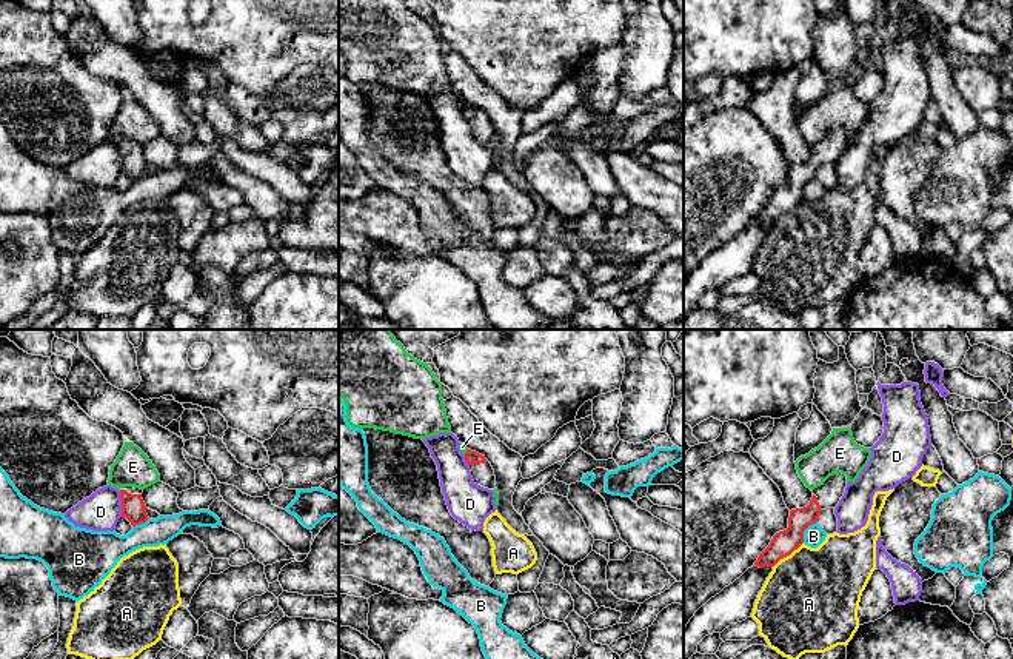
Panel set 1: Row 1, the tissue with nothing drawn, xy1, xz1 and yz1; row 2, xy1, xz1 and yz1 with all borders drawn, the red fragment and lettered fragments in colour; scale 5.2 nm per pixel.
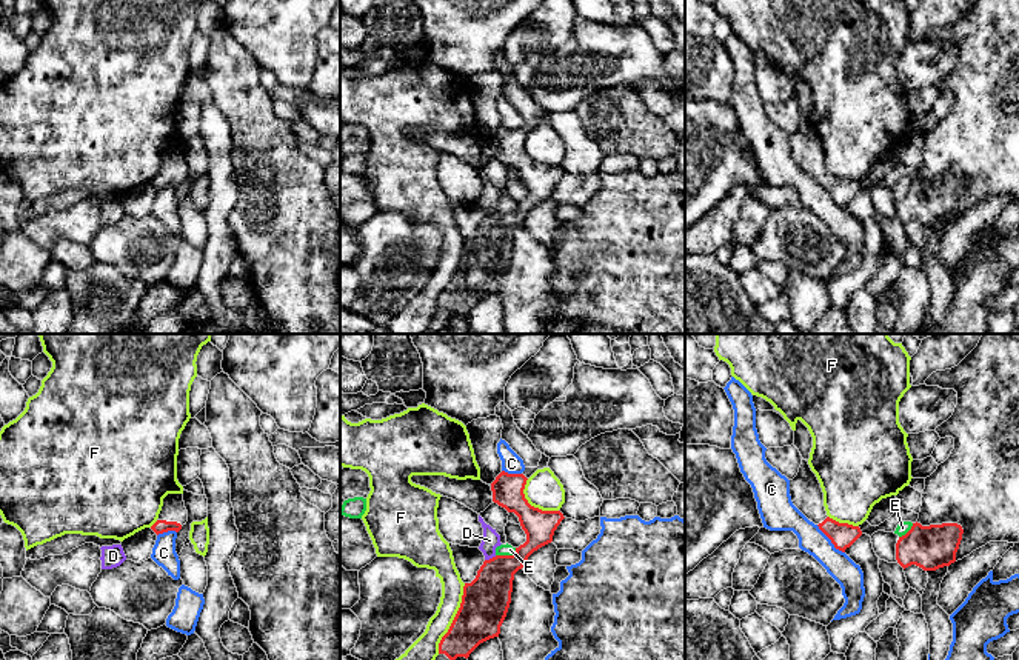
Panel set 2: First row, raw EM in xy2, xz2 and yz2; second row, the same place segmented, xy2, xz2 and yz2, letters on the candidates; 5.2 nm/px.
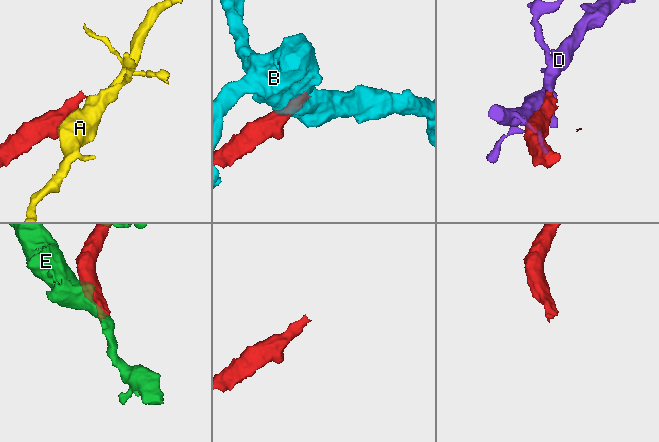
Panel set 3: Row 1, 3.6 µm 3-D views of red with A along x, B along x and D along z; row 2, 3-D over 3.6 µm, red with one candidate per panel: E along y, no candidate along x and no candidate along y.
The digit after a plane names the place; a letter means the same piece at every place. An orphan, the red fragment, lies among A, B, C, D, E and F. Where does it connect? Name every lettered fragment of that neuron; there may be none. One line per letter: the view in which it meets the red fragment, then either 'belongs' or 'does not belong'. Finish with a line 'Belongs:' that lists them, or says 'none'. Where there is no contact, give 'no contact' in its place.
A: meets red in yz1; does not belong
B: meets red in yz1; does not belong
C: meets red in yz2; does not belong
D: meets red in xy1; does not belong
E: meets red in xz2; does not belong
F: meets red in xz2; does not belong
Belongs: none

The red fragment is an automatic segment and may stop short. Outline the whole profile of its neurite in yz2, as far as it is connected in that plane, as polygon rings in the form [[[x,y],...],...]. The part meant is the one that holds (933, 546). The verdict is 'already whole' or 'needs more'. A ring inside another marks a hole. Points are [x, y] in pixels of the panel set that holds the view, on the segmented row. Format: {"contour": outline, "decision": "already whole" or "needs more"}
{"contour": [[[913,523],[911,529],[896,543],[896,560],[905,569],[911,565],[924,571],[936,571],[956,562],[956,552],[964,529],[957,523],[922,526]]], "decision": "already whole"}

